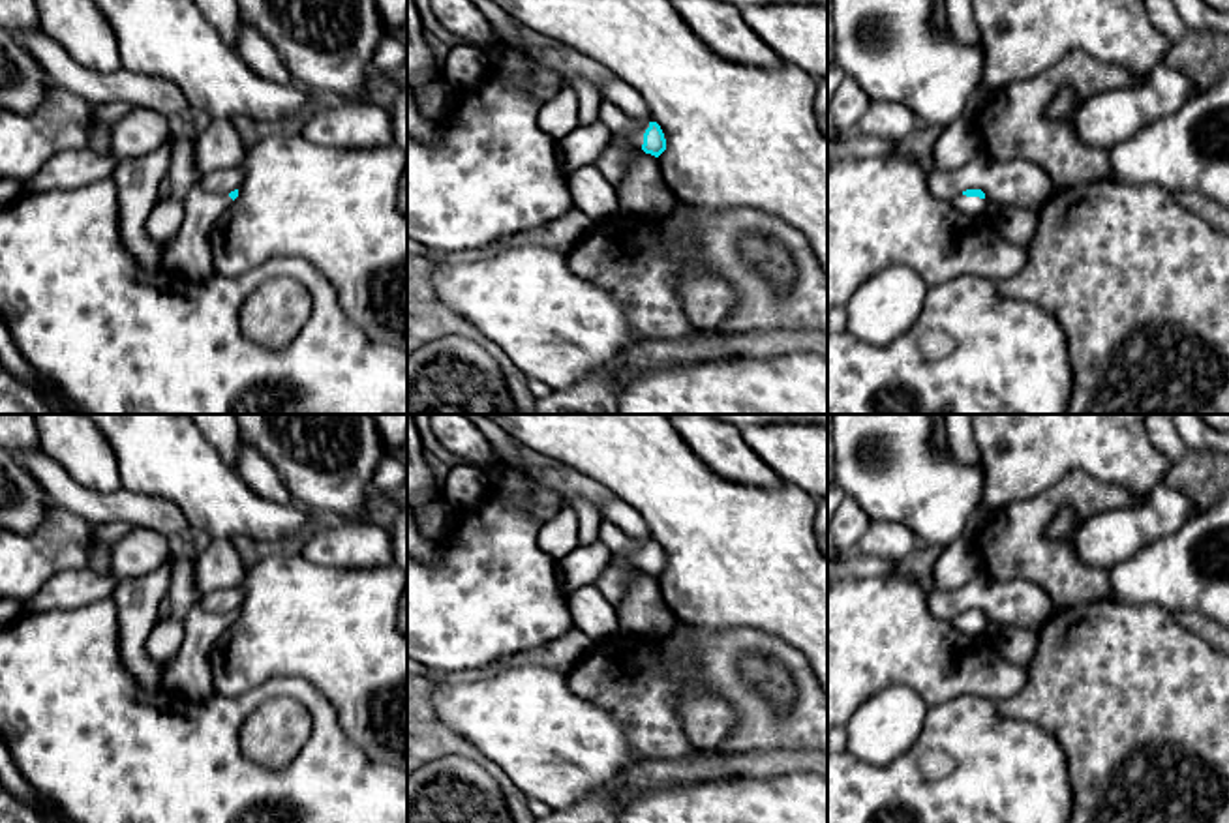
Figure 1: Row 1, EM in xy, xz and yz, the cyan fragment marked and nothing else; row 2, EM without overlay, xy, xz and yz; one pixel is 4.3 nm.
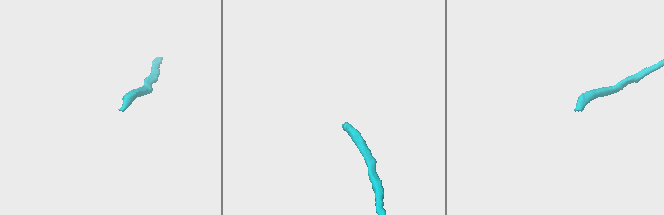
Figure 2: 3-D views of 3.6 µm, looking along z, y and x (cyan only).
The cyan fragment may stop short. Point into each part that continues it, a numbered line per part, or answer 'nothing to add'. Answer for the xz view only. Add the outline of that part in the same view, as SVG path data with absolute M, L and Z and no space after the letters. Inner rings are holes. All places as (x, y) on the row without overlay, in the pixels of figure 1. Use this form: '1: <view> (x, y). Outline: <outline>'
1: xz (618, 540). Outline: M602 519L599 527L599 540L610 547L614 557L625 557L632 564L642 568L644 553L649 547L649 544L630 538L623 529L619 529L615 523L608 519Z

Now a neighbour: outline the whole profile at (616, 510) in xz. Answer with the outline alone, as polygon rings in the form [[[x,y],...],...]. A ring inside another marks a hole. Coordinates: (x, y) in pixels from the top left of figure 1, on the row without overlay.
[[[619,497],[610,499],[602,506],[599,506],[602,519],[615,523],[623,529],[630,538],[649,544],[653,542],[644,517],[632,510]]]

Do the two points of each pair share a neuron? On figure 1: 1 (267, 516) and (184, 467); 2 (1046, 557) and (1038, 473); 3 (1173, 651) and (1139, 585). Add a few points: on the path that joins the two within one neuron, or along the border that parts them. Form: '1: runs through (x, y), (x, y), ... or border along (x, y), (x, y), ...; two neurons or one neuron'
1: runs through (246, 514), (226, 508), (205, 488); one neuron
2: border along (1079, 471), (1068, 471), (1032, 497), (999, 508); two neurons
3: border along (1115, 597), (1126, 604), (1156, 604), (1173, 615); two neurons

